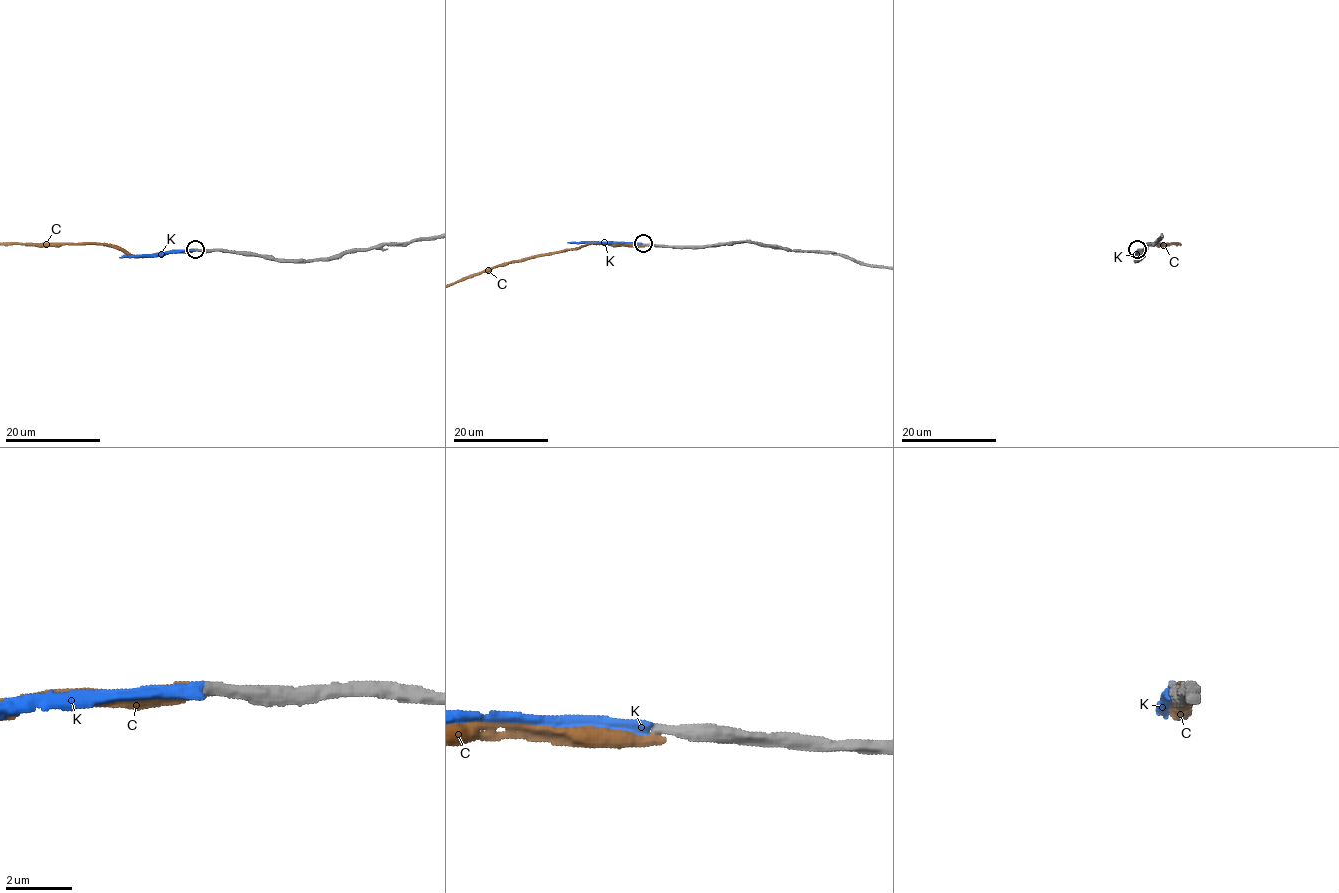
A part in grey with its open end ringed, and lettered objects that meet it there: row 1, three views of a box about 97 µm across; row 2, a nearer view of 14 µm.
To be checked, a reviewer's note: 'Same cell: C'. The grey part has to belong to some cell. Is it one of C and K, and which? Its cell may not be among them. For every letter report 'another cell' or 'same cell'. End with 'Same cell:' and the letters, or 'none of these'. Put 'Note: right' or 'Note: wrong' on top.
Note: wrong
C: another cell
K: same cell
Same cell: K

